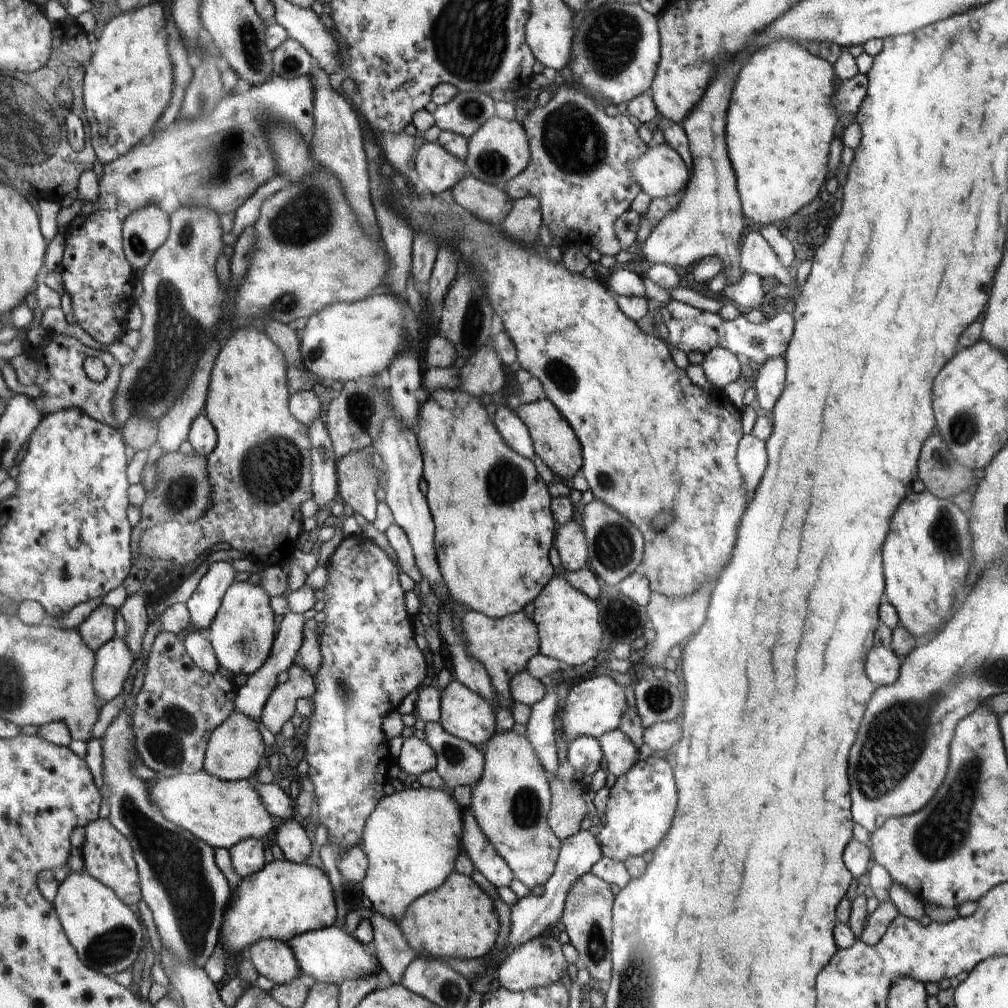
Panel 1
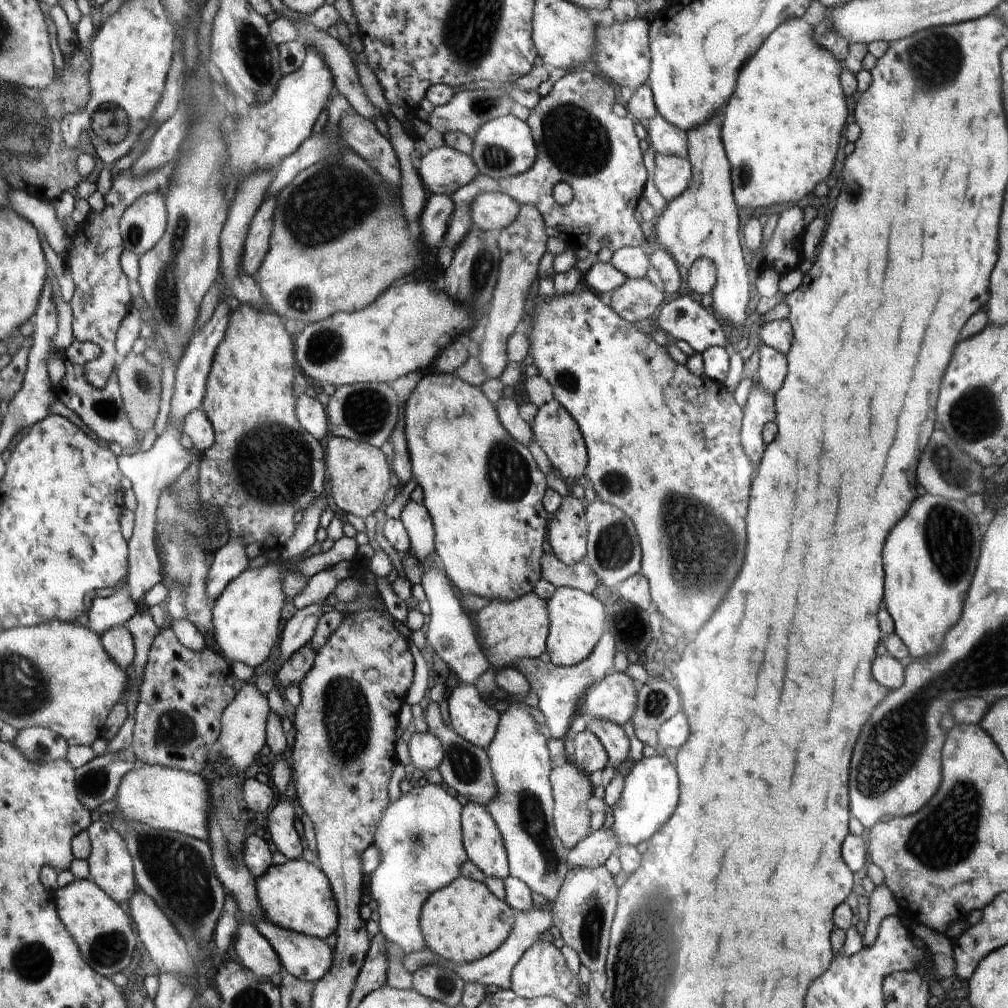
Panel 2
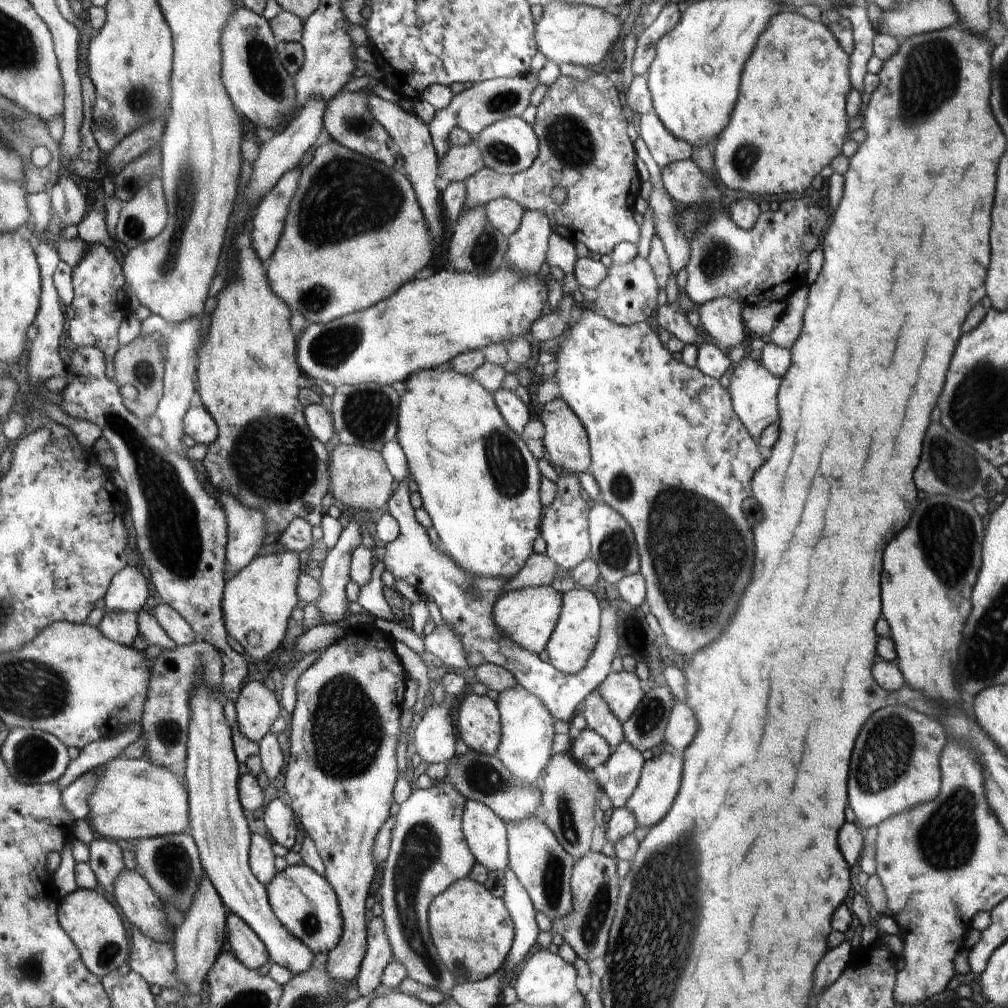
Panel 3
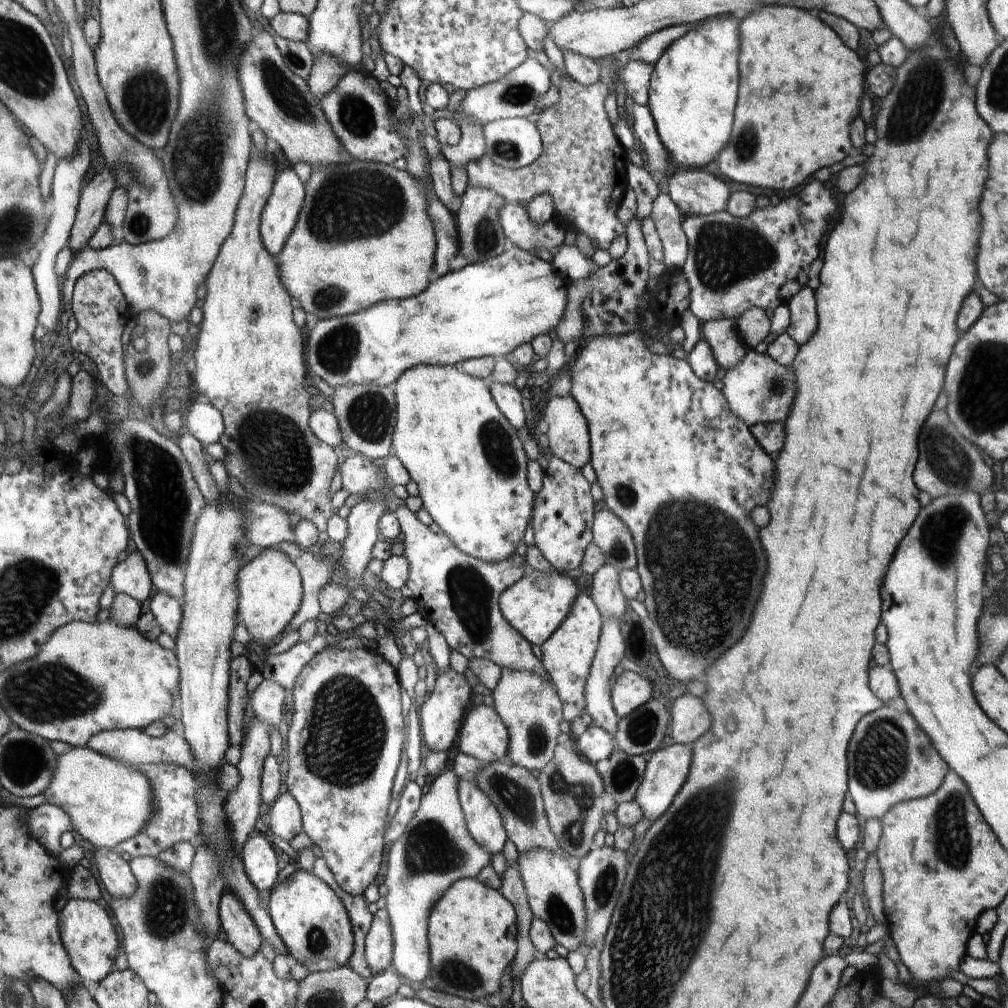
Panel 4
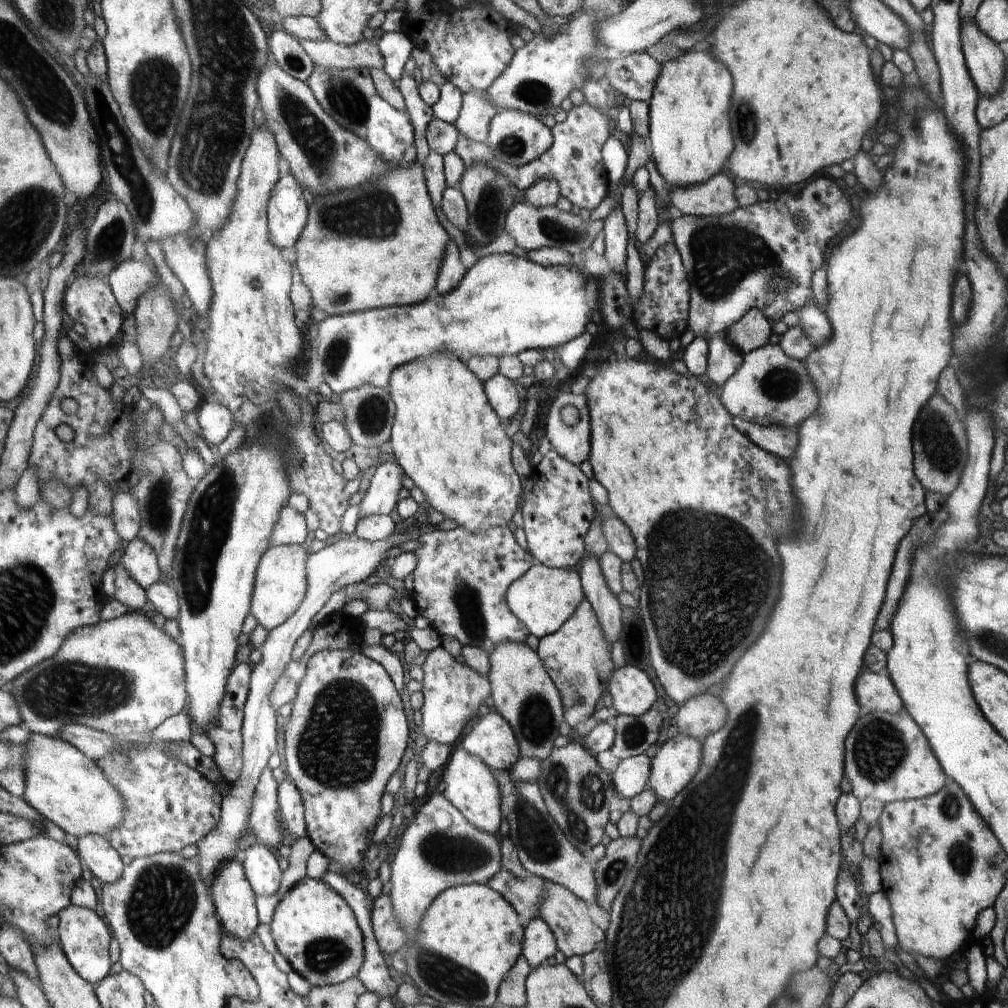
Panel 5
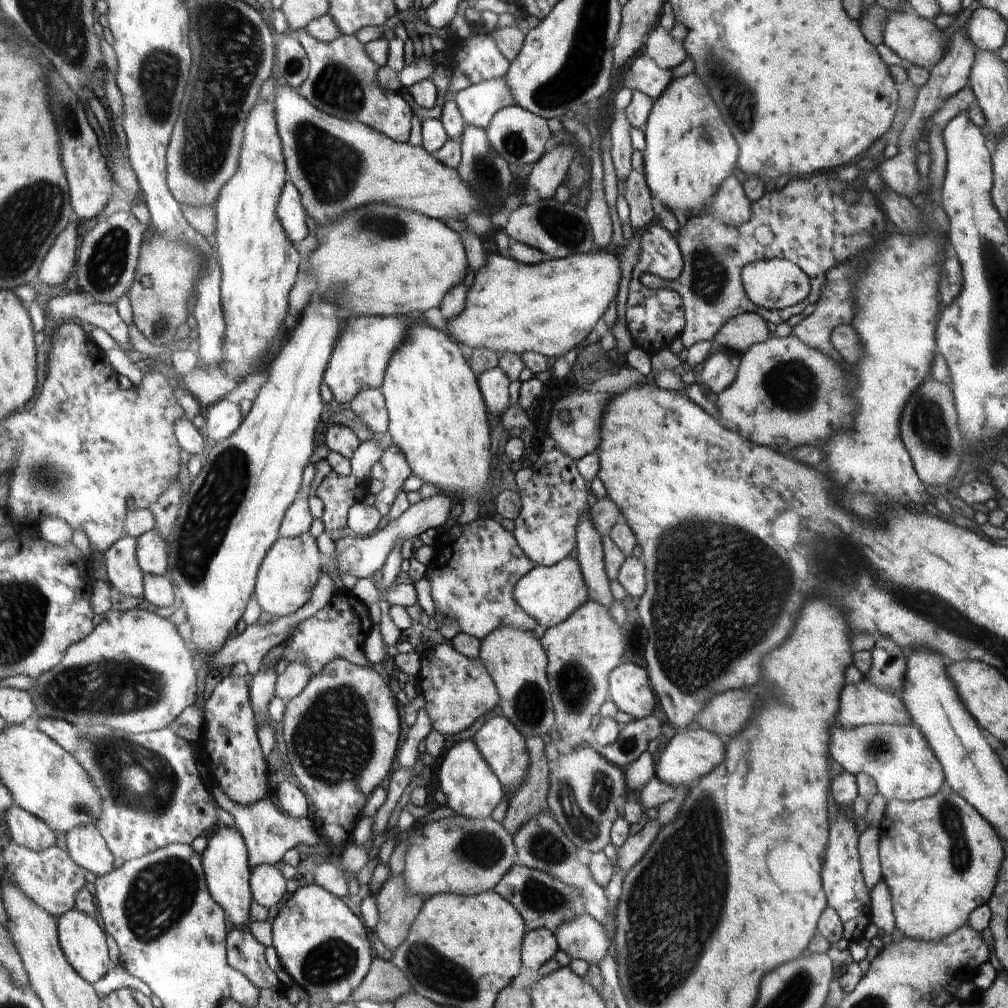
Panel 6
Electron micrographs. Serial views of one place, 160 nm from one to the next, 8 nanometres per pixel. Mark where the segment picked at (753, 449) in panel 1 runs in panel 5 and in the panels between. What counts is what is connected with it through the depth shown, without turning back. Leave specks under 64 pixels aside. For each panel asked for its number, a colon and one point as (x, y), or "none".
2: (760, 410)
3: (754, 390)
4: (759, 390)
5: (771, 388)

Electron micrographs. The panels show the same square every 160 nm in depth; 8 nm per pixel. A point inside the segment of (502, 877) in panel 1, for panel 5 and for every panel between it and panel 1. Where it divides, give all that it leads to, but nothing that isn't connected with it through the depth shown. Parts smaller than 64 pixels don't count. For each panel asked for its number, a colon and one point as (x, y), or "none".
2: (485, 847)
3: (487, 835)
4: (486, 825)
5: (468, 784)

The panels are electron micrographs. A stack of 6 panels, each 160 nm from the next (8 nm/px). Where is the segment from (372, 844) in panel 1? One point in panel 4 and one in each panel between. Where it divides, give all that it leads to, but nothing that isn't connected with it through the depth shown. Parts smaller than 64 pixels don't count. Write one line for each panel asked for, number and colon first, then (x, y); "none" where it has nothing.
2: (420, 842)
3: (428, 853)
4: (436, 850)

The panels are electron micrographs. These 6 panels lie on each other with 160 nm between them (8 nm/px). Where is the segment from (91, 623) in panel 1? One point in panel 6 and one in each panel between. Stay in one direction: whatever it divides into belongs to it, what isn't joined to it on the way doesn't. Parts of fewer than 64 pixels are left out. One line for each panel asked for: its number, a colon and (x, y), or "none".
2: (105, 614)
3: (129, 592)
4: (131, 578)
5: (139, 559)
6: (151, 552)

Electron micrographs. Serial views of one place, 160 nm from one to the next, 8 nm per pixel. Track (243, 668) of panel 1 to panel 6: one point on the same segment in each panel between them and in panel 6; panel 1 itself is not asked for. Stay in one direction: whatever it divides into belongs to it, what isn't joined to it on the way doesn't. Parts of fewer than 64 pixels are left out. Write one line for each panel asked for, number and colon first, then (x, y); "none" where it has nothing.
2: (246, 617)
3: (259, 600)
4: (269, 586)
5: (282, 578)
6: (288, 575)

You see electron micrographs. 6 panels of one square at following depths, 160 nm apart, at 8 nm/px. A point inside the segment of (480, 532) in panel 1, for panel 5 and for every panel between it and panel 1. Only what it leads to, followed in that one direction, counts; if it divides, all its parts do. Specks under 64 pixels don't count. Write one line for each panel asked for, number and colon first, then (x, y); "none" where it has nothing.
2: (482, 489)
3: (478, 480)
4: (472, 474)
5: (445, 435)

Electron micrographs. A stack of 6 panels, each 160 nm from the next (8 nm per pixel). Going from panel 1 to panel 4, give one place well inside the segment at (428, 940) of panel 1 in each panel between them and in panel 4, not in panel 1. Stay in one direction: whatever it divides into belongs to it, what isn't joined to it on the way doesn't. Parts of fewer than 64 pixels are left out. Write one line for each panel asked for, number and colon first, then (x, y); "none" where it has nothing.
2: (464, 922)
3: (473, 932)
4: (472, 931)

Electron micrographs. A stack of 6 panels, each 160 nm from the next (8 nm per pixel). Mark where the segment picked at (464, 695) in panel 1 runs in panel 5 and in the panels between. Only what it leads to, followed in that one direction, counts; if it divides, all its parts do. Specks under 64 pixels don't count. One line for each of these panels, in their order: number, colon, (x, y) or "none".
2: (472, 716)
3: (478, 720)
4: (485, 737)
5: (491, 738)

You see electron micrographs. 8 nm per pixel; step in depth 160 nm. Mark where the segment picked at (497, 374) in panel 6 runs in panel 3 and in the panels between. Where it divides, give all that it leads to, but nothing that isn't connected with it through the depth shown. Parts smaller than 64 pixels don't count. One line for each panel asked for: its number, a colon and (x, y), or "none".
3: (516, 414)
4: (508, 399)
5: (503, 396)

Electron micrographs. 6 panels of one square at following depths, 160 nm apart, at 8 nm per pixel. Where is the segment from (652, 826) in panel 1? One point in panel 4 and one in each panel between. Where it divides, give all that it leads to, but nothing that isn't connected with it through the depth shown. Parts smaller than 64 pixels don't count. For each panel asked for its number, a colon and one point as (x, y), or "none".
2: (650, 794)
3: (656, 791)
4: (666, 771)

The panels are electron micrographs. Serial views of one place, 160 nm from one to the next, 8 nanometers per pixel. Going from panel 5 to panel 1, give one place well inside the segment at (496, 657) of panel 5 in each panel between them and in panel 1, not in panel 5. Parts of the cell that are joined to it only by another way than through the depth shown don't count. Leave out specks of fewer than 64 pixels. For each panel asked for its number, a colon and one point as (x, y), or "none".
1: (510, 803)
2: (523, 811)
3: (526, 746)
4: (529, 704)

